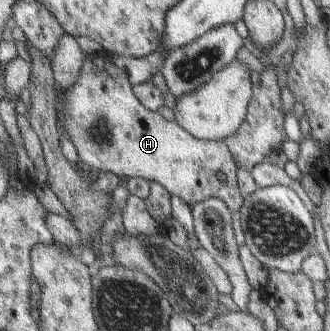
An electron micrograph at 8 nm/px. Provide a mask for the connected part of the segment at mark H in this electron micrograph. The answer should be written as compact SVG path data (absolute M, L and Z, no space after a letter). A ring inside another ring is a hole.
M104 53L85 55L74 85L64 92L55 91L55 119L60 133L73 143L78 160L82 160L89 168L104 168L117 176L142 177L147 182L156 182L170 197L180 198L189 206L208 198L216 198L231 213L237 213L241 209L244 199L237 187L235 161L226 144L220 140L199 140L174 120L167 121L157 111L151 112L144 107L134 95L132 85L128 83L124 73Z

